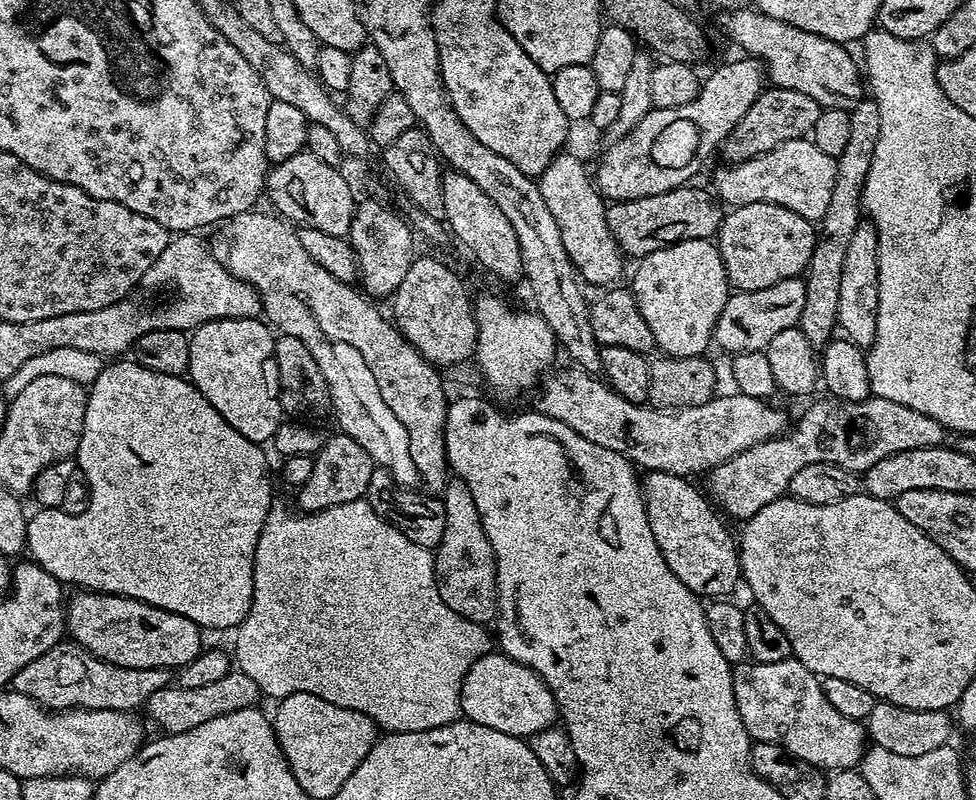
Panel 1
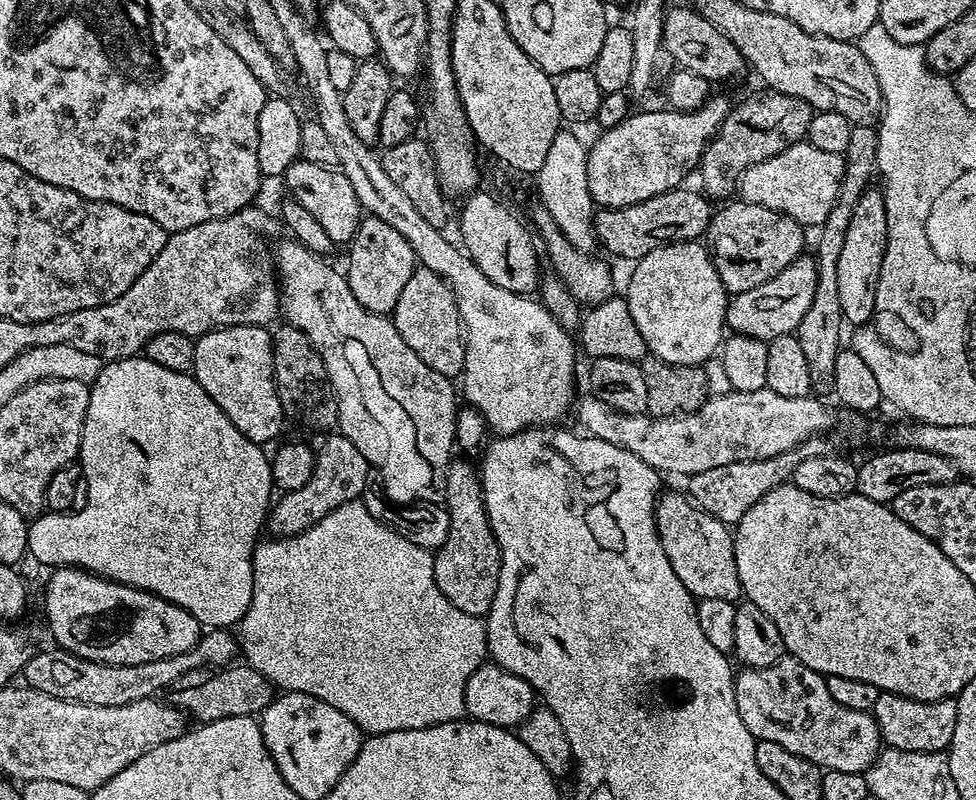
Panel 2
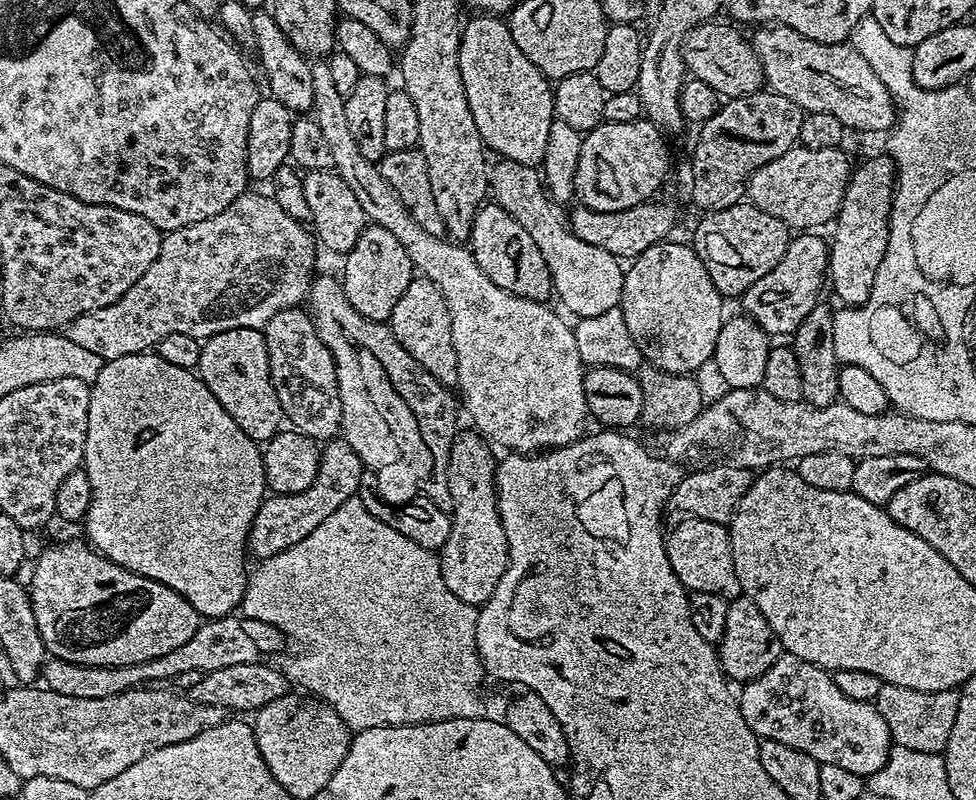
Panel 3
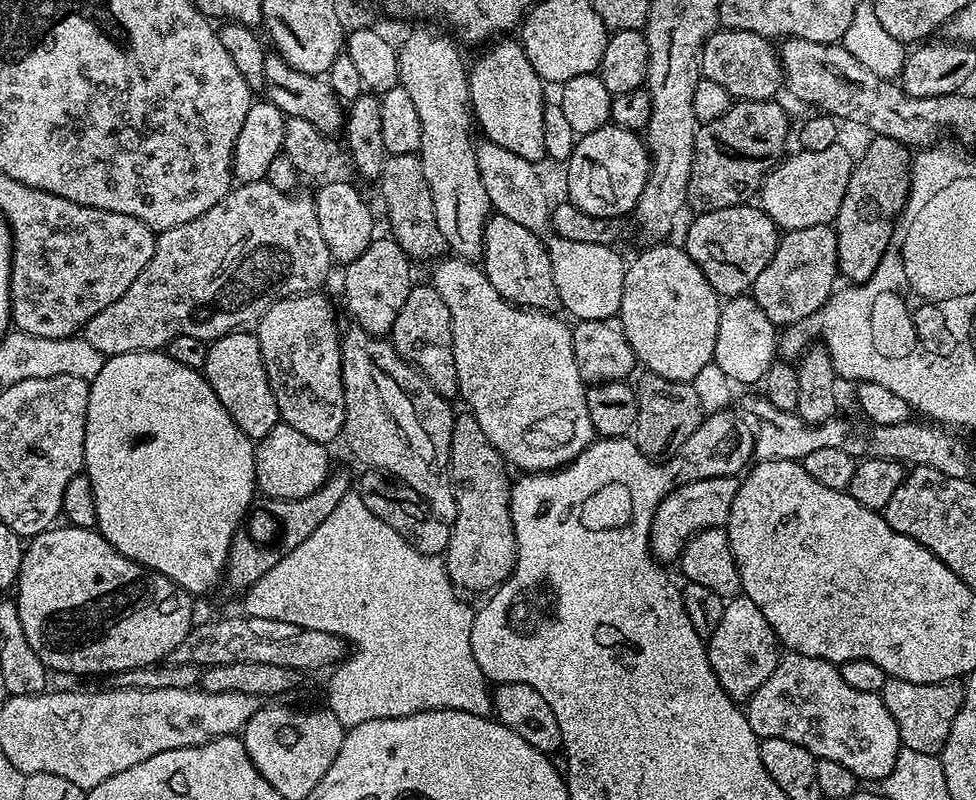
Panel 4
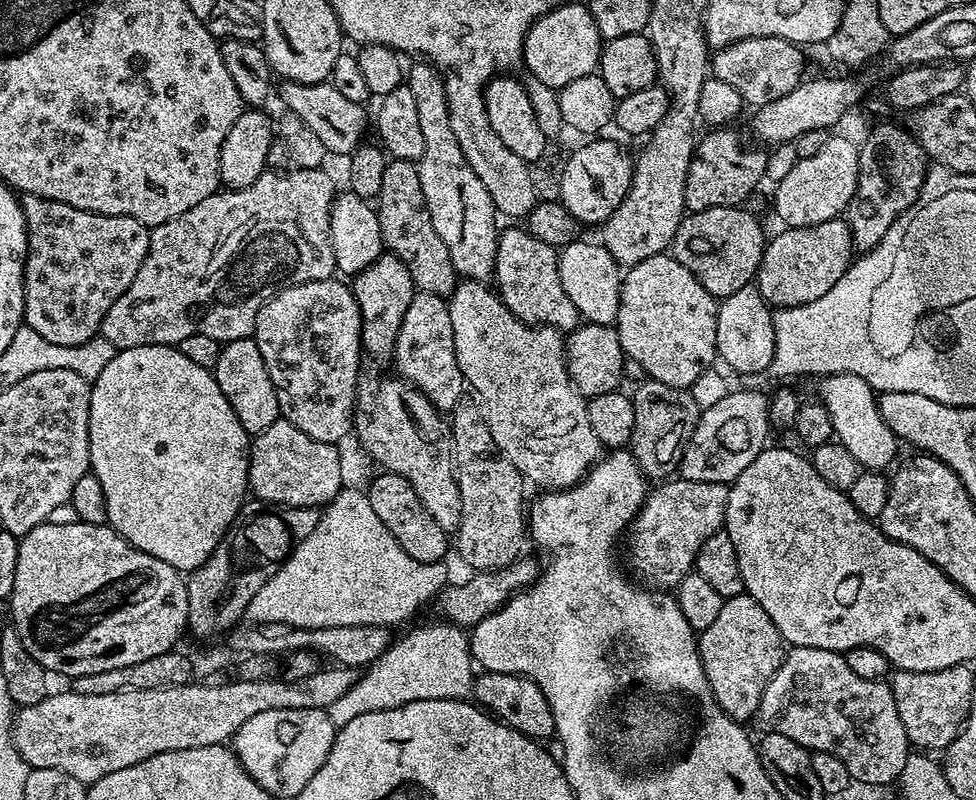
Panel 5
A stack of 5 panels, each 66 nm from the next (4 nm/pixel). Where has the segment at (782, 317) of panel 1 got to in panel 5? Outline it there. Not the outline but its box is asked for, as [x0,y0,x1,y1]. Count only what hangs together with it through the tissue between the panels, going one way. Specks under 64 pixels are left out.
[754,219,854,309]

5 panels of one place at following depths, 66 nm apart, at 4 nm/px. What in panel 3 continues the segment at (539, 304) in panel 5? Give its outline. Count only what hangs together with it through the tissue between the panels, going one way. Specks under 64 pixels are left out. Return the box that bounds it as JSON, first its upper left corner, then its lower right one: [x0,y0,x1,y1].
[470,203,553,302]

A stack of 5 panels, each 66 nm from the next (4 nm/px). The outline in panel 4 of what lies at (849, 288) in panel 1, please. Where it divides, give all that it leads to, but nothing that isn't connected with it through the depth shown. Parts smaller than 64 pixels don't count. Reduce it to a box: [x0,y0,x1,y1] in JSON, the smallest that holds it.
[834,136,913,285]

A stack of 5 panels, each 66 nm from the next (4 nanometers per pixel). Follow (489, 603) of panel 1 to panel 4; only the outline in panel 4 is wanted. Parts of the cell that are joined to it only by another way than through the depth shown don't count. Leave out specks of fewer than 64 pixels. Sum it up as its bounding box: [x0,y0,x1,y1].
[446,414,516,592]

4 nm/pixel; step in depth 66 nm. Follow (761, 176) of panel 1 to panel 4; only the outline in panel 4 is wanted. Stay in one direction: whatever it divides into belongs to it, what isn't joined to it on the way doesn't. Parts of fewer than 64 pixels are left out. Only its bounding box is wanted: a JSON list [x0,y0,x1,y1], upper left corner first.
[758,142,854,232]

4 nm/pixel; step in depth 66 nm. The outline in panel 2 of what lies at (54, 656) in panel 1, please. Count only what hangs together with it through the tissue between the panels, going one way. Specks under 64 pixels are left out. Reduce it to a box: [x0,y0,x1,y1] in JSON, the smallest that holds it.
[22,628,237,706]

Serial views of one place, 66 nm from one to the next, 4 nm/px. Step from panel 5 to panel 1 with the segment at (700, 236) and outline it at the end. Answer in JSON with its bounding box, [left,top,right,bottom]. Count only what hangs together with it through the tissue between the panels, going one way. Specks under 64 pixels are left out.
[714,202,817,292]

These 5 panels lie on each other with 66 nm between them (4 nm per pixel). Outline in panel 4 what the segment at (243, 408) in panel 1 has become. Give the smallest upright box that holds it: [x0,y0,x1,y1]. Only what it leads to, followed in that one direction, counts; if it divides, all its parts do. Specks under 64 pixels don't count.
[202,332,281,442]

